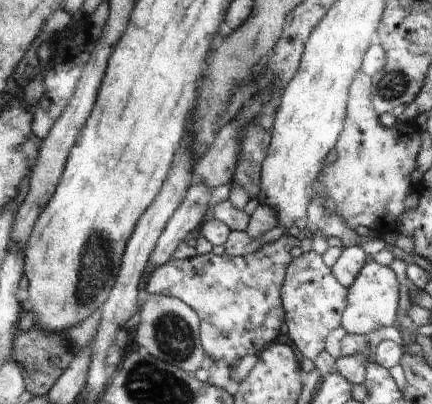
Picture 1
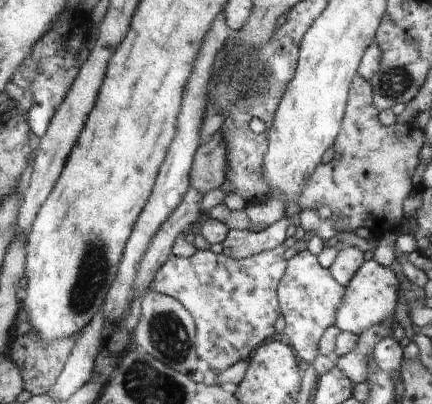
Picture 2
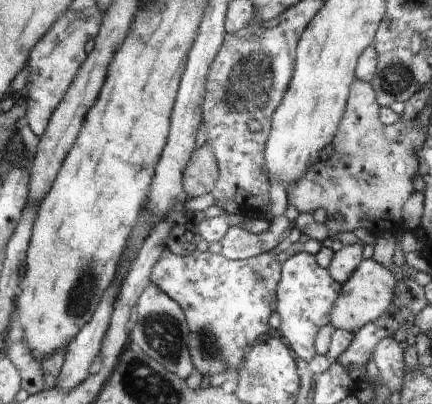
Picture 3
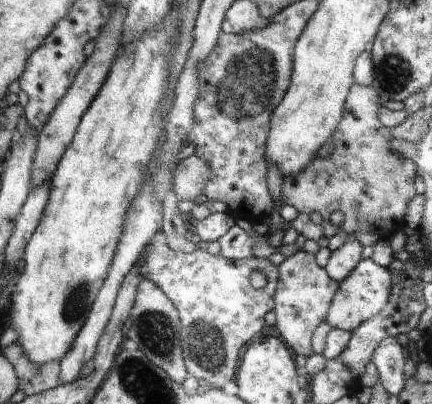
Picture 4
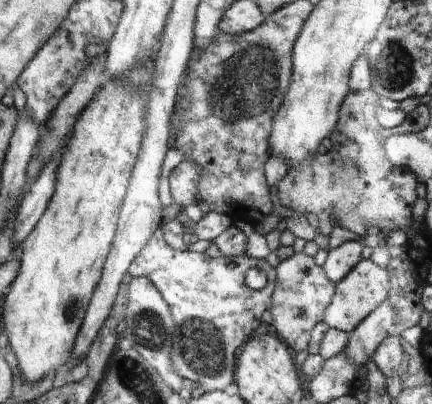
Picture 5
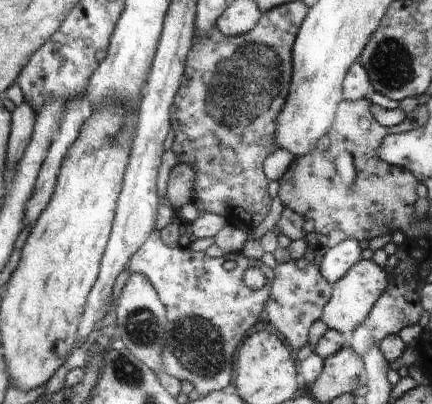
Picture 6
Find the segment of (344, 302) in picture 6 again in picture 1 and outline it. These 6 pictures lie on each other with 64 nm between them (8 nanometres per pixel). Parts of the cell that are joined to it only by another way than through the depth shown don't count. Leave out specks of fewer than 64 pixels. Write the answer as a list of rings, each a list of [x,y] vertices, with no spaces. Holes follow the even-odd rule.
[[[375,260],[365,264],[363,272],[357,276],[357,282],[349,288],[349,308],[343,318],[343,328],[347,330],[347,334],[367,336],[381,326],[393,326],[397,310],[397,290],[399,284],[395,280],[395,274],[387,266],[381,266]]]

